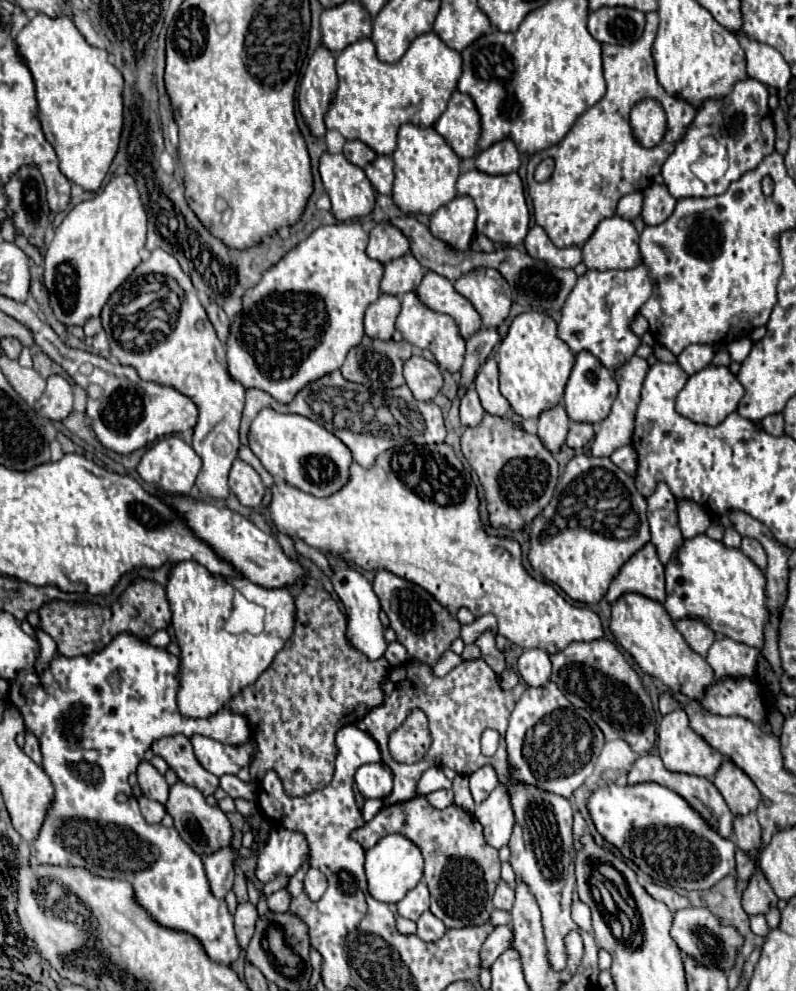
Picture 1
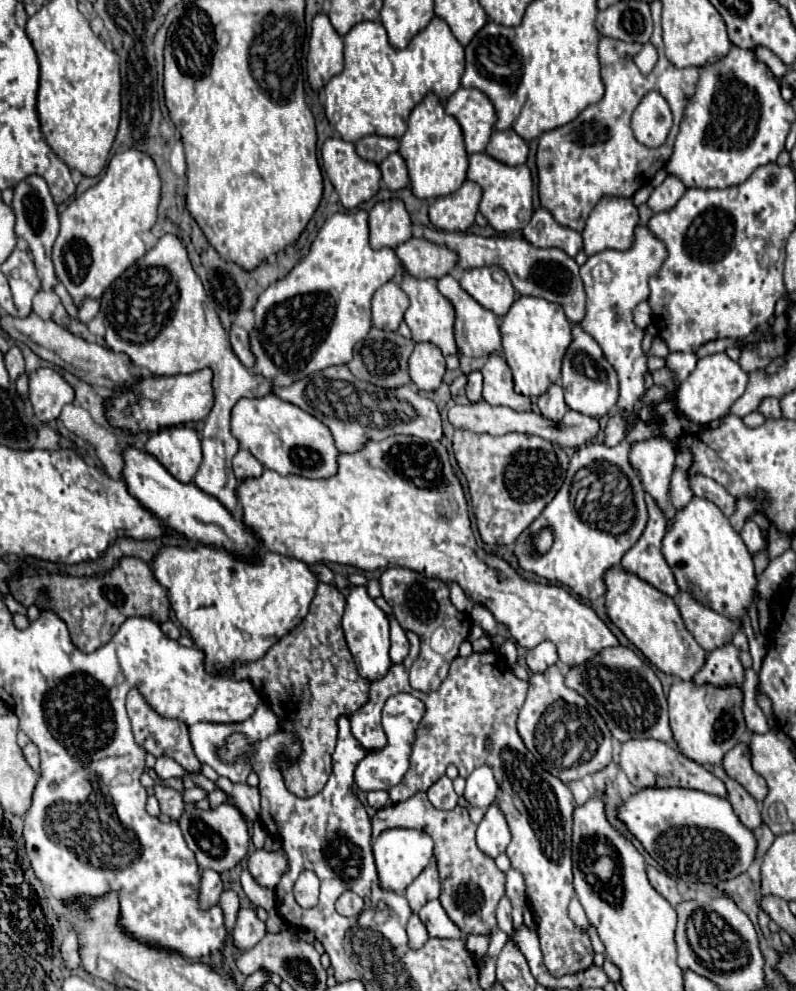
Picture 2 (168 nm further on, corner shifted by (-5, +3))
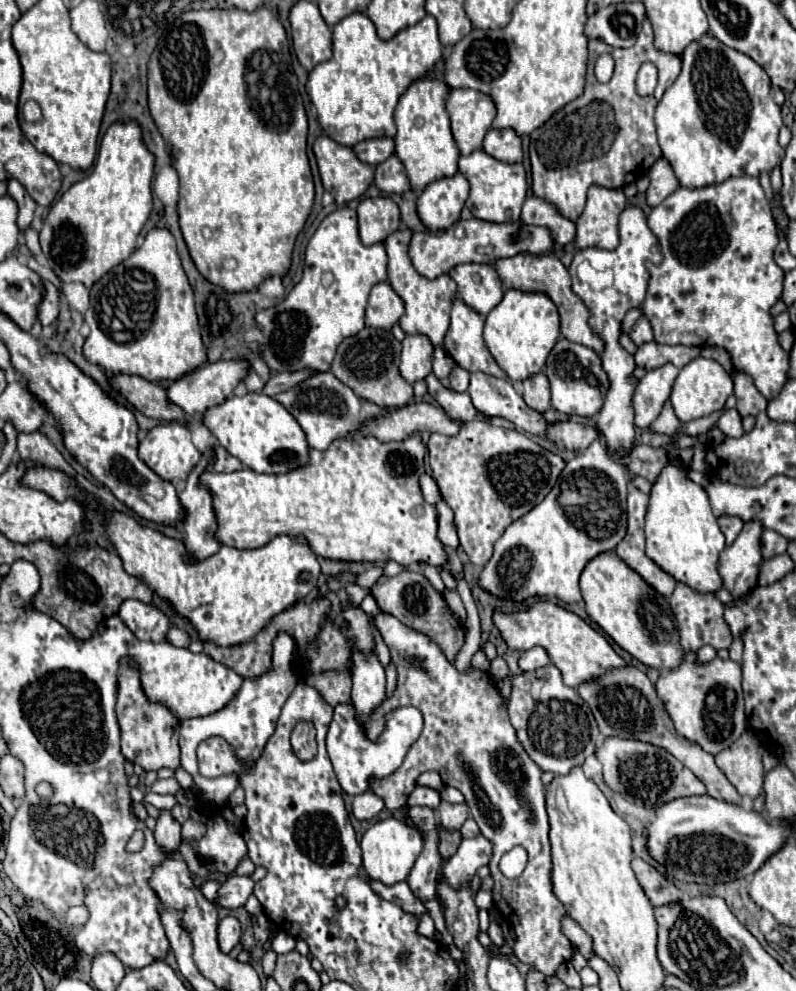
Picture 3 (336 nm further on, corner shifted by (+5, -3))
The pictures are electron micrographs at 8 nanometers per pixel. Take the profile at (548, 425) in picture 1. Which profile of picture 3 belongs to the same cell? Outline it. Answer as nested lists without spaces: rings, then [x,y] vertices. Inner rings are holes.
[[[543,373],[531,375],[529,379],[523,381],[523,399],[535,411],[545,413],[549,409],[551,393],[549,393],[549,381]]]

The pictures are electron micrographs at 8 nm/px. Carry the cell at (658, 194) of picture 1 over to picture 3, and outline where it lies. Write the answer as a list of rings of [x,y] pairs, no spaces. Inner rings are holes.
[[[647,19],[637,43],[629,49],[615,49],[597,39],[589,41],[589,65],[583,95],[561,107],[547,123],[531,133],[529,153],[533,193],[541,199],[551,201],[565,217],[575,221],[585,207],[585,195],[591,185],[619,189],[627,183],[637,181],[637,177],[649,171],[647,175],[651,183],[647,189],[647,203],[651,207],[657,207],[663,199],[667,199],[679,187],[679,181],[669,161],[661,157],[653,113],[657,103],[661,101],[661,95],[667,87],[673,85],[679,71],[681,59],[677,55],[655,49],[653,27]],[[603,53],[609,53],[615,61],[615,71],[609,83],[599,83],[593,73],[595,61]],[[645,61],[655,63],[655,67],[659,69],[659,83],[651,97],[641,97],[635,91],[635,77]]]

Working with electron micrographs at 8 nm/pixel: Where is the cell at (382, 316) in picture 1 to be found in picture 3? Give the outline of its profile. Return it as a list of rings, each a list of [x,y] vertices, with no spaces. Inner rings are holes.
[[[383,281],[371,289],[365,323],[375,329],[391,329],[399,321],[403,311],[403,299],[393,291],[387,281]]]

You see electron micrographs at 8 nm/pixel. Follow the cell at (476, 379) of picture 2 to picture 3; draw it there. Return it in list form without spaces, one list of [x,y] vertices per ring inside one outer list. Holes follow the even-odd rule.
[[[455,365],[455,367],[451,369],[451,373],[449,373],[449,387],[451,387],[453,391],[457,391],[457,393],[467,391],[467,387],[469,387],[469,373],[467,373],[463,367]]]

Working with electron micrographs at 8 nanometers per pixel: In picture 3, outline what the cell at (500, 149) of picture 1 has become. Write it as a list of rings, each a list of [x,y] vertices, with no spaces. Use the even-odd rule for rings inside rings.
[[[489,129],[483,141],[483,149],[505,163],[519,163],[523,159],[521,137],[513,129]]]

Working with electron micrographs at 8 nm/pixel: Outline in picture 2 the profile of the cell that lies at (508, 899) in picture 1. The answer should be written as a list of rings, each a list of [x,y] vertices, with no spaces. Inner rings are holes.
[[[507,895],[497,905],[497,927],[503,929],[507,935],[513,933],[513,925],[511,925],[511,903],[509,903]]]

